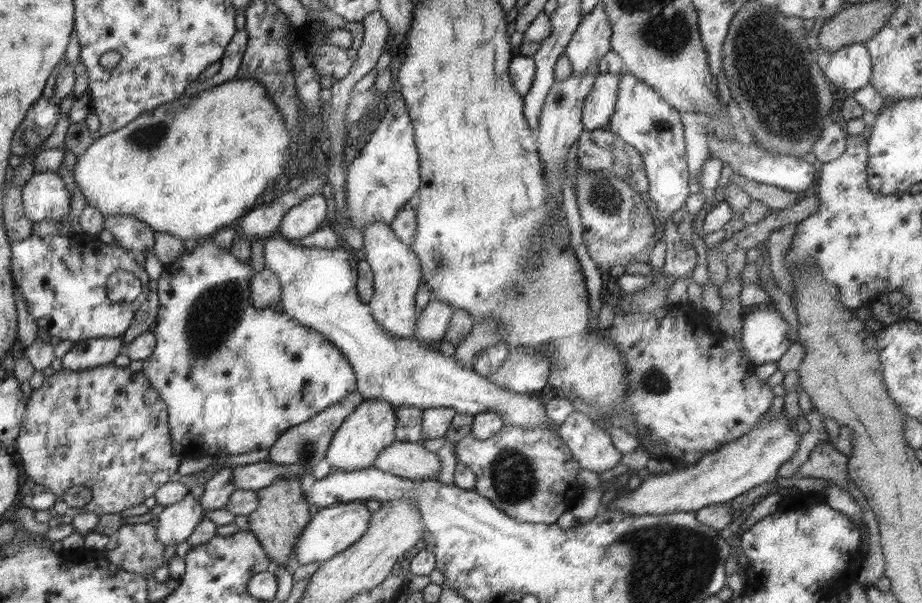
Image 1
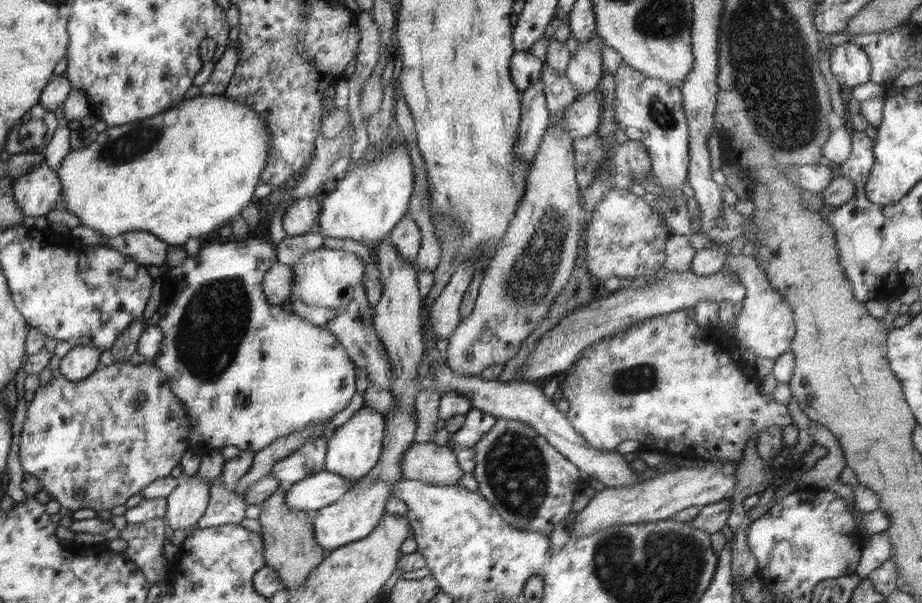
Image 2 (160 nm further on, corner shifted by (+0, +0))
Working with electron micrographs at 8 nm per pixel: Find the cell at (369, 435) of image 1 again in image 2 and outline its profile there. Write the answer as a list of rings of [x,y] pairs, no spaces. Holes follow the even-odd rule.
[[[364,405],[344,425],[339,426],[334,435],[328,439],[325,470],[349,480],[359,480],[361,477],[366,477],[379,462],[385,436],[386,415]]]

